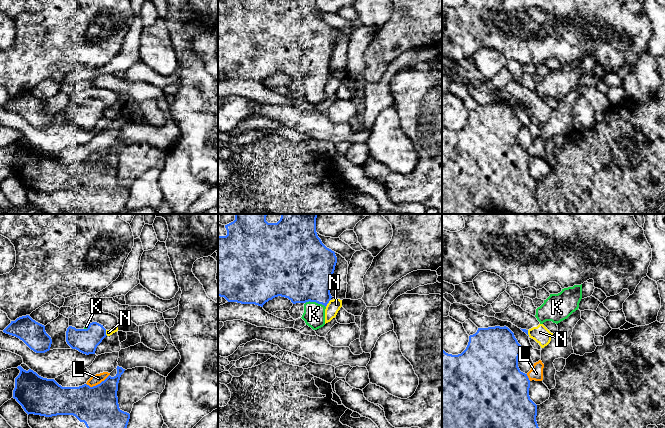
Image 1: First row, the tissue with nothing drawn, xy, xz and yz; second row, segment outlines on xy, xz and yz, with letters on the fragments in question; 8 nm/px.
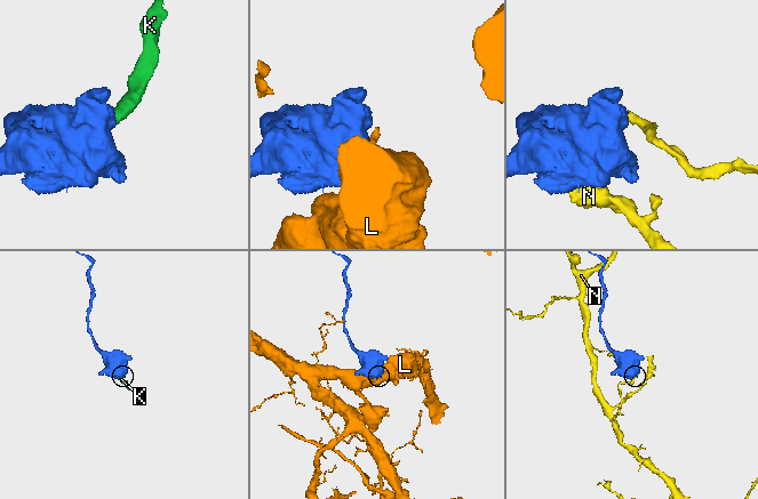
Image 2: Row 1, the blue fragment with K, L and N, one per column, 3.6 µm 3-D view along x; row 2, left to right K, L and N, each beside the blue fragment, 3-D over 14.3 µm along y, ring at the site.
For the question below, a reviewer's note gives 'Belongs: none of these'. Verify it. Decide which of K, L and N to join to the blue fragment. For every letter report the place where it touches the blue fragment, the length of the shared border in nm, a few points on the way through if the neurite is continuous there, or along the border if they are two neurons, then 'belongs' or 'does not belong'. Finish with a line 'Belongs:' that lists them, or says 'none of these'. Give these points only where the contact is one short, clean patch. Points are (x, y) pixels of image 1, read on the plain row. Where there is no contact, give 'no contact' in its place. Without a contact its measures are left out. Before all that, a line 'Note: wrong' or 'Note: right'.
Note: wrong
K: xz (315, 77) | 170 nm | belongs
L: xy (98, 160) | 200 nm | does not belong
N: xz (328, 78) | 80 nm | along xz (330, 75), (325, 82) | does not belong
Belongs: K

